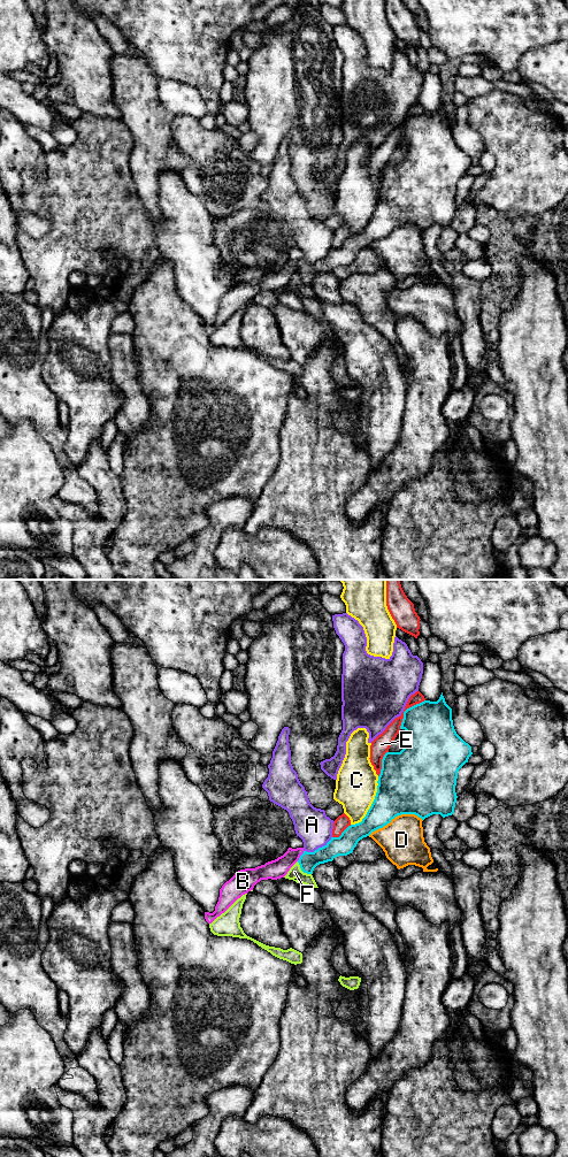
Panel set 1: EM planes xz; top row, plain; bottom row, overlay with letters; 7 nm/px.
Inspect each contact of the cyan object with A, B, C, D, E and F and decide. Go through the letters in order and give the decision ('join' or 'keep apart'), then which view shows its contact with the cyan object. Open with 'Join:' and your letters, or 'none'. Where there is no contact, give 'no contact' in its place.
Join: B
A: keep apart; contact in xz
B: join; contact in xz
C: keep apart; contact in xz
D: keep apart; contact in xz
E: keep apart; contact in xz
F: keep apart; contact in xz

